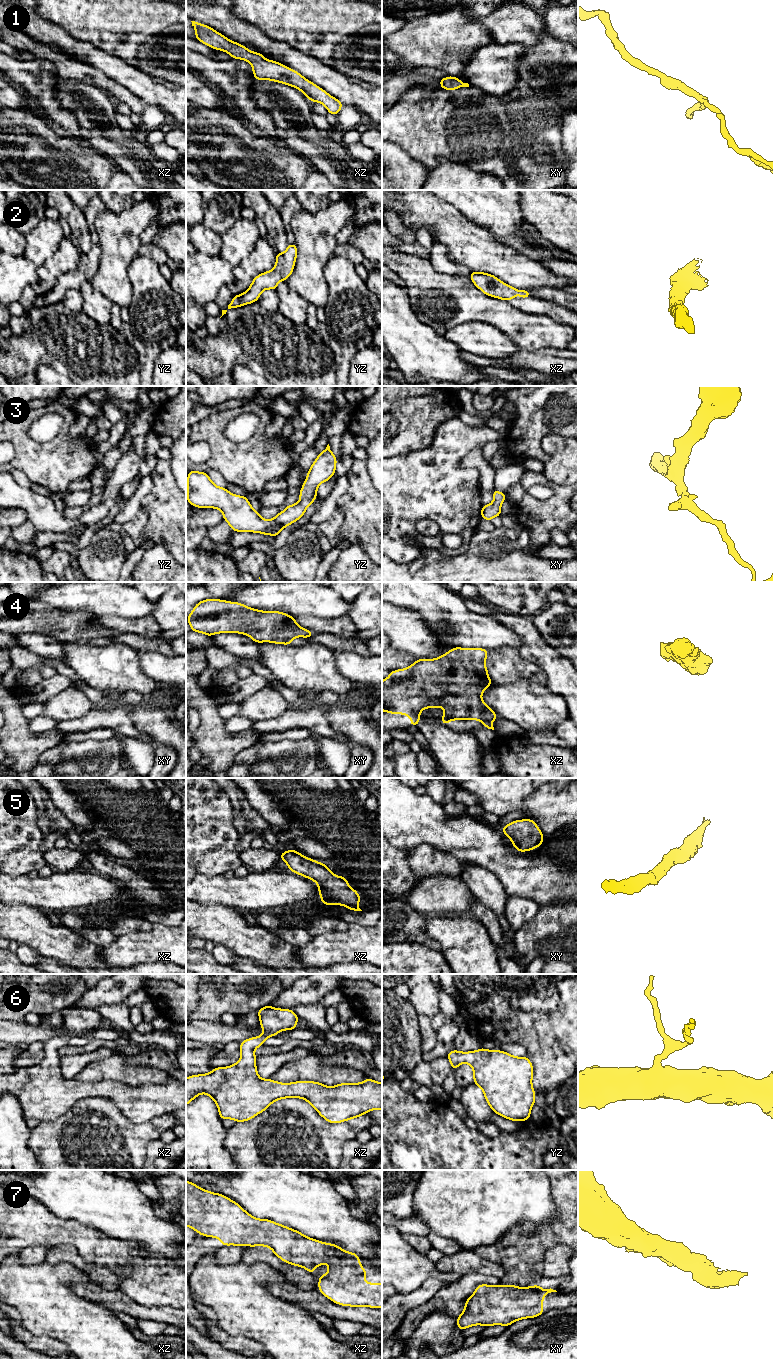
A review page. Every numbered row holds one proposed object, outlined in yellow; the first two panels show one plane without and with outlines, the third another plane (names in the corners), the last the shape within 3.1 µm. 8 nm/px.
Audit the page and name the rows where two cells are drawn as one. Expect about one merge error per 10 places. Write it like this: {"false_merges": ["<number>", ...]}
{"false_merges": []}

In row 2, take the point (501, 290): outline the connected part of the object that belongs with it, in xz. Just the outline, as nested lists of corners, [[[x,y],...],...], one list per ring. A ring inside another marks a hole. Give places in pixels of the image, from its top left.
[[[471,271],[471,276],[469,278],[484,294],[494,298],[509,301],[518,294],[521,295],[522,300],[532,296],[528,290],[517,290],[500,281],[492,274]]]

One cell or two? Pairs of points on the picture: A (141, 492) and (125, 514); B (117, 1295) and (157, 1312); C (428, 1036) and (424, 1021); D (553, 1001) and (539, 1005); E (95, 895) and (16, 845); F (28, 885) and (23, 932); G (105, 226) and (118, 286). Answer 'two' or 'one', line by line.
A: one
B: one
C: one
D: one
E: two
F: two
G: one

